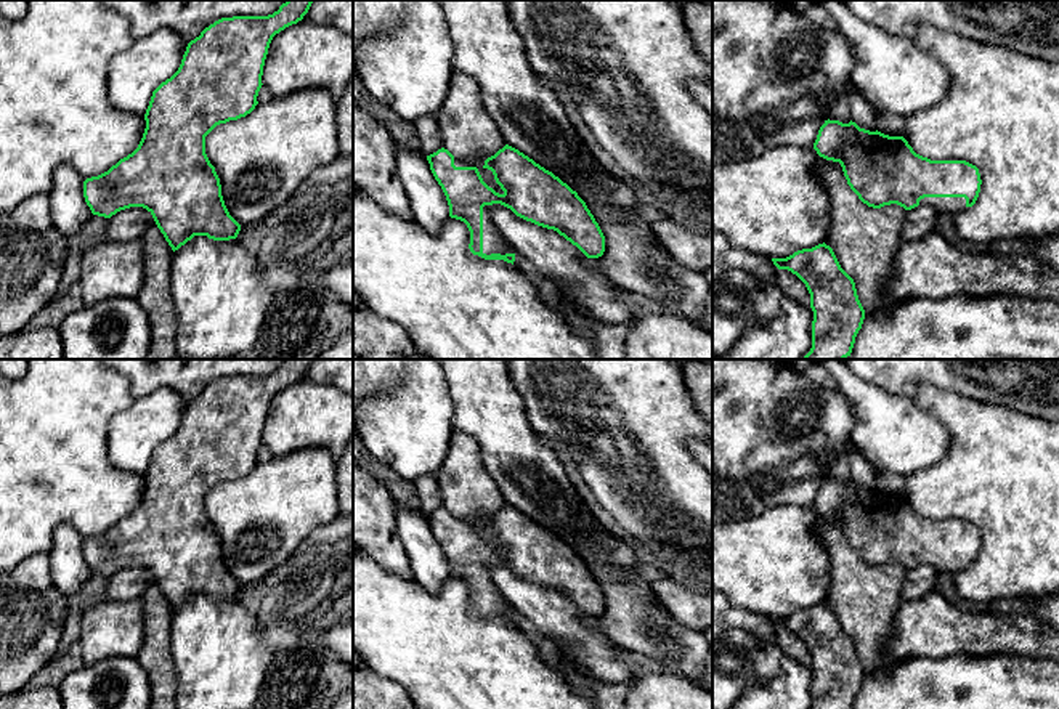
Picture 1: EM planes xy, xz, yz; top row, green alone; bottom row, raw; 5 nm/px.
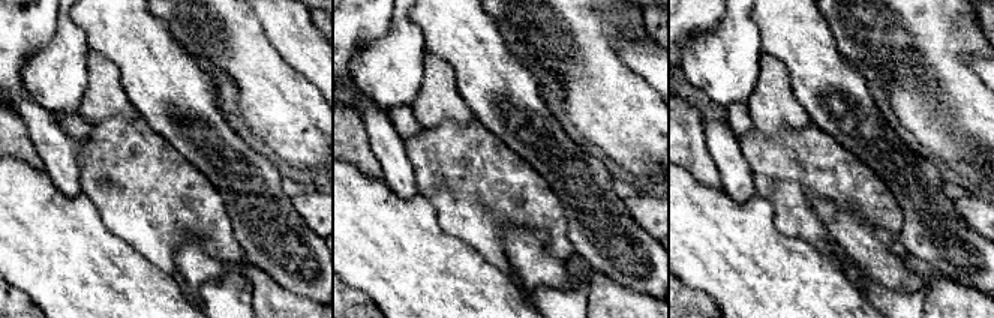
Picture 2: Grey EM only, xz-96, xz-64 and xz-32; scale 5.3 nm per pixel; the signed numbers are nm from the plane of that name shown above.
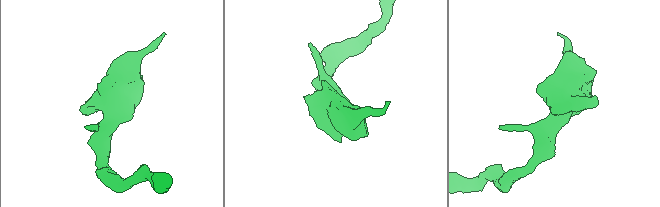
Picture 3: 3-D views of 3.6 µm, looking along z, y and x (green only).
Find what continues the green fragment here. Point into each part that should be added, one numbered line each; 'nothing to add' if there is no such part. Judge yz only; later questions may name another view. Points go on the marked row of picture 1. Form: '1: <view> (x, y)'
1: yz (953, 206)

